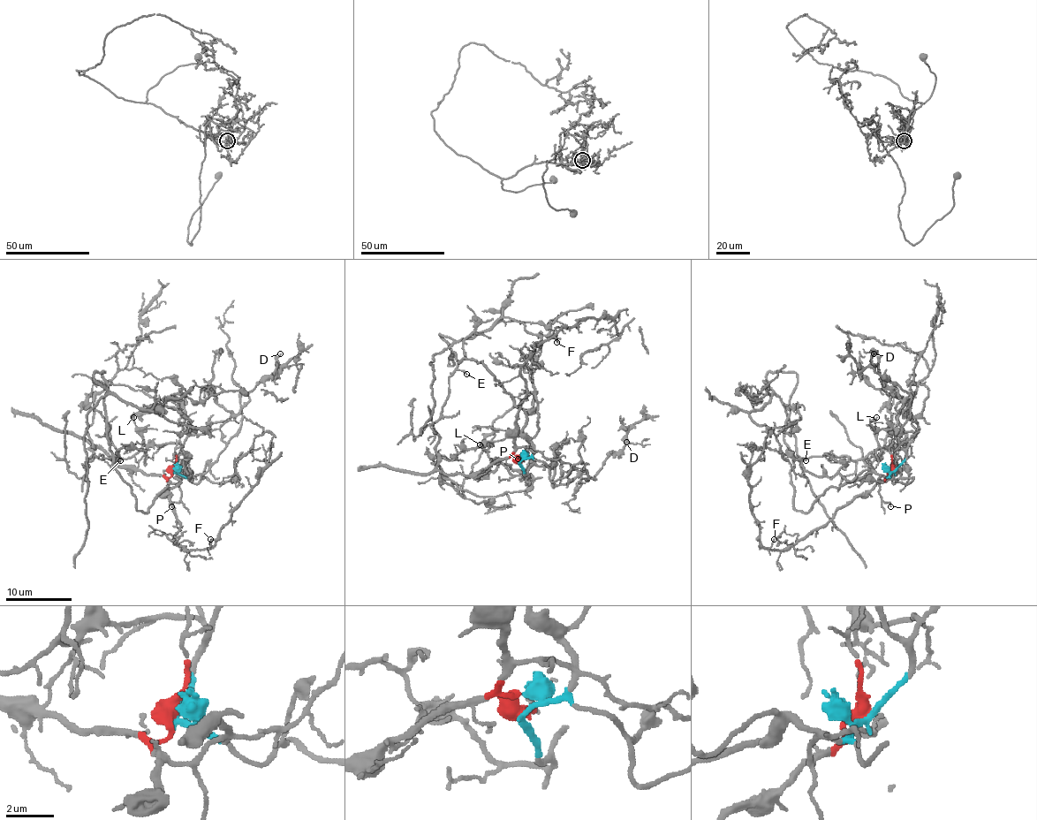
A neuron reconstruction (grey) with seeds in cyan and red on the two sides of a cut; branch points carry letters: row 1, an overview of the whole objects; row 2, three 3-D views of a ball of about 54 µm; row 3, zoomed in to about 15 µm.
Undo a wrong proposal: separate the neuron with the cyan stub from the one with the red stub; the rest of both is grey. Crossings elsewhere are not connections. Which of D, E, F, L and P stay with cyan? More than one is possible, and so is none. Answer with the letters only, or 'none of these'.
D, L

